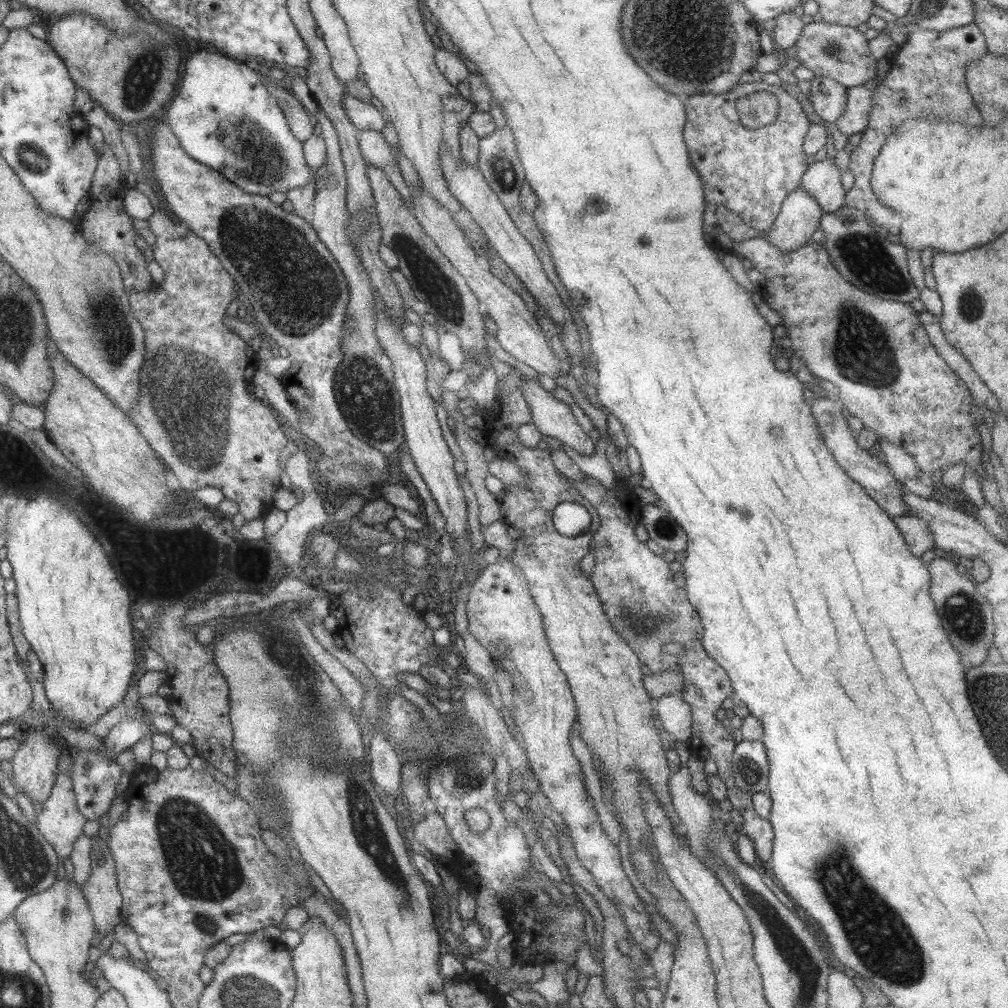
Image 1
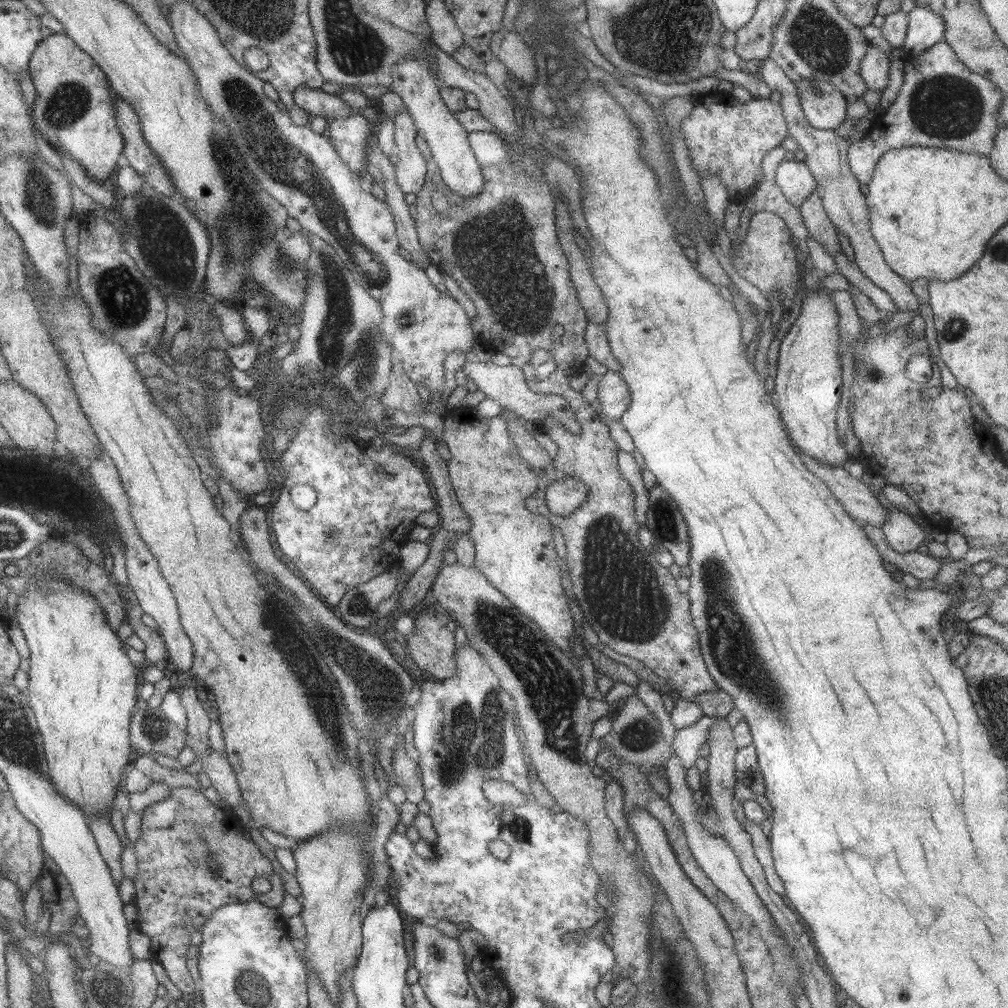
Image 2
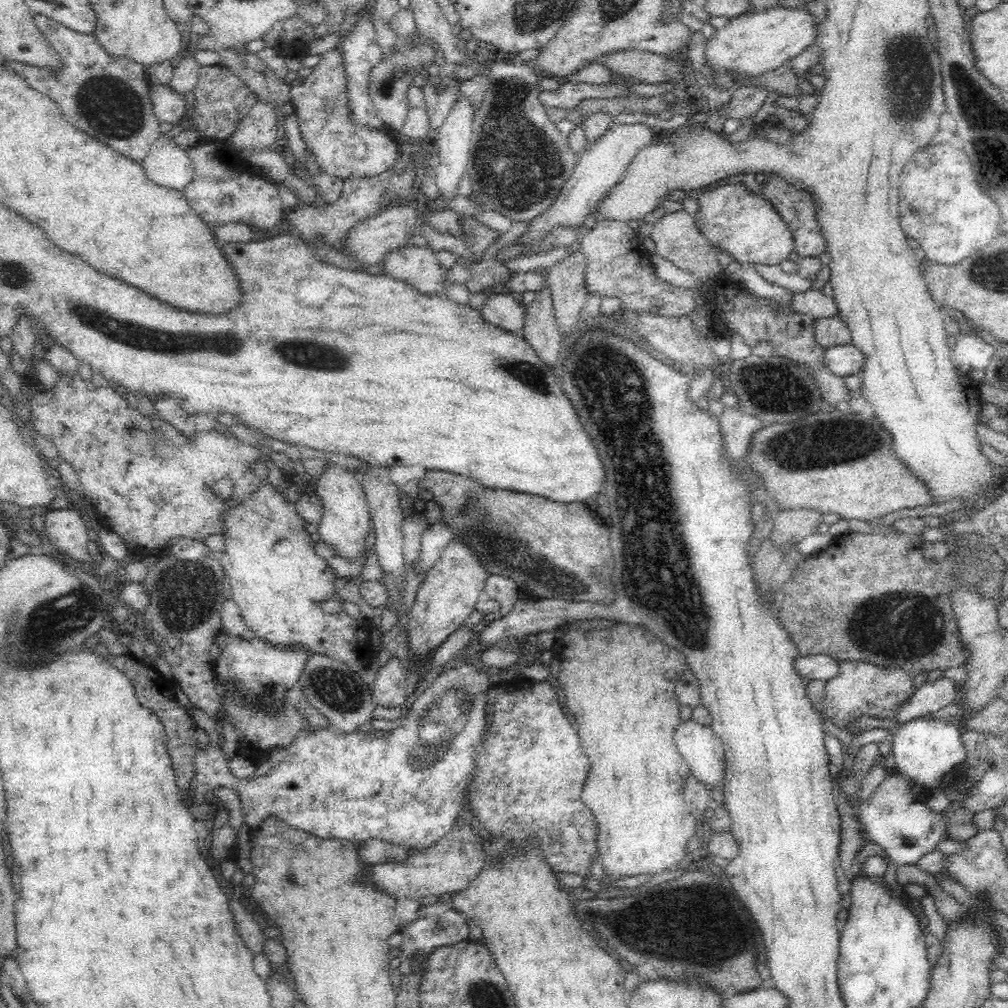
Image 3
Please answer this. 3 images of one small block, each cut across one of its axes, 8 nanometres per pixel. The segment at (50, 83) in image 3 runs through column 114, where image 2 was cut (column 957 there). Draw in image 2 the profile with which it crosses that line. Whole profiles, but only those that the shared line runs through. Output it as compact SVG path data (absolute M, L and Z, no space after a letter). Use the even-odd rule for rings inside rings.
M944 39L917 56L905 53L901 60L904 63L903 80L895 100L889 105L889 108L880 113L871 131L863 132L847 147L846 161L849 170L858 182L867 184L875 163L885 151L894 148L929 146L988 157L995 133L1000 129L996 110L1005 96L1002 90L999 90L993 81L971 72L963 63L959 62L954 51L945 43Z

